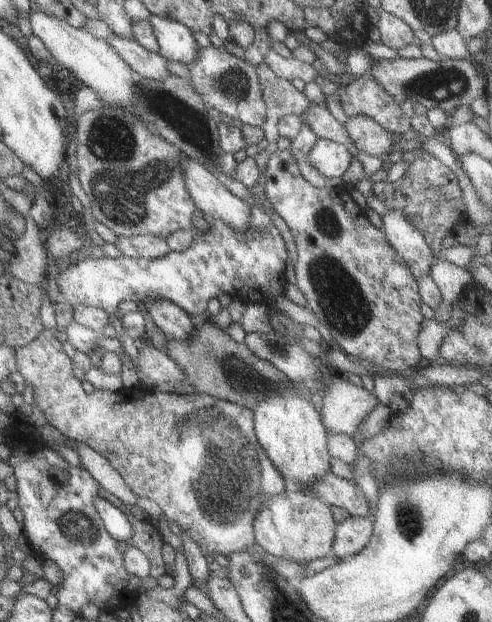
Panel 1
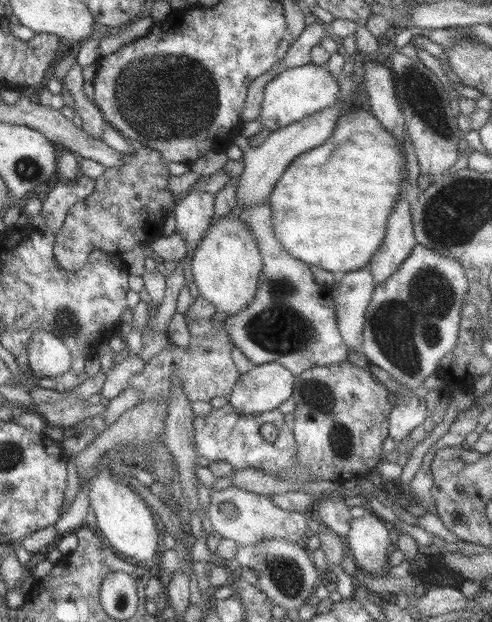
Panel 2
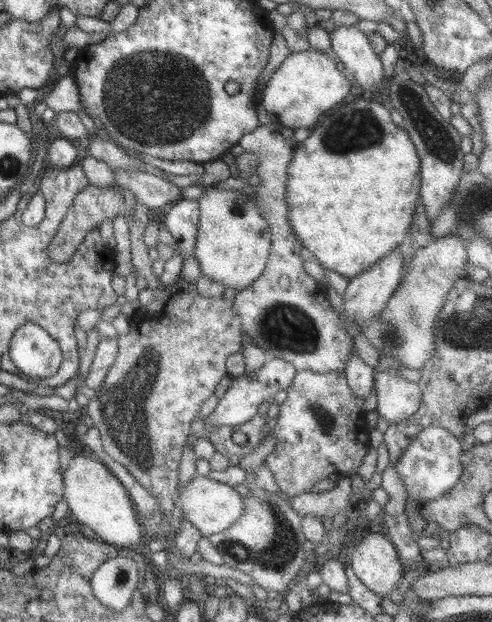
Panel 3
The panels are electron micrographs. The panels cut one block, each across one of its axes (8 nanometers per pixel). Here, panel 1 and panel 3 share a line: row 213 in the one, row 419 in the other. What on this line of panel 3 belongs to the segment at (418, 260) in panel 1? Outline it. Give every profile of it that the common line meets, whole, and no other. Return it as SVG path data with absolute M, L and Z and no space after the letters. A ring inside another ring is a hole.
M381 370L374 376L377 402L375 412L389 424L414 414L420 404L420 389L414 382L402 378L399 371Z

